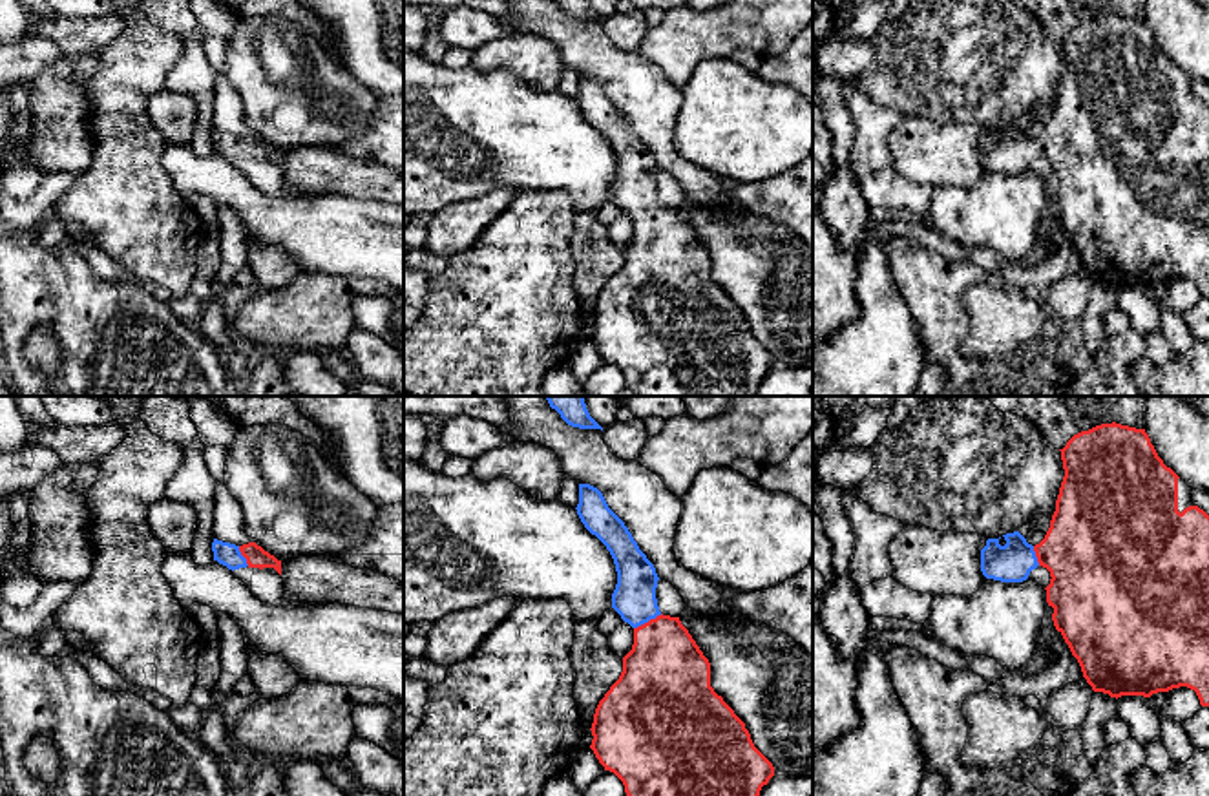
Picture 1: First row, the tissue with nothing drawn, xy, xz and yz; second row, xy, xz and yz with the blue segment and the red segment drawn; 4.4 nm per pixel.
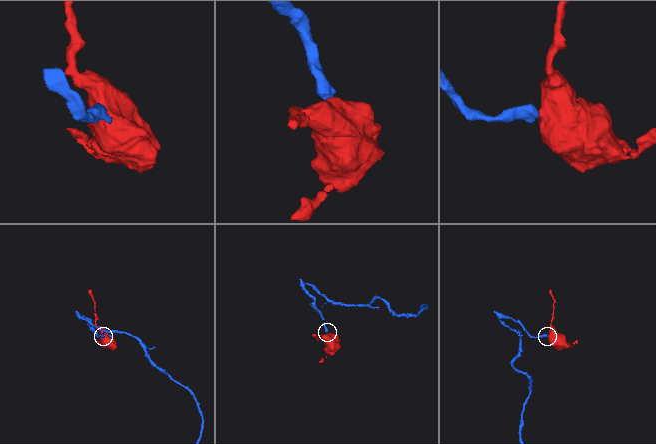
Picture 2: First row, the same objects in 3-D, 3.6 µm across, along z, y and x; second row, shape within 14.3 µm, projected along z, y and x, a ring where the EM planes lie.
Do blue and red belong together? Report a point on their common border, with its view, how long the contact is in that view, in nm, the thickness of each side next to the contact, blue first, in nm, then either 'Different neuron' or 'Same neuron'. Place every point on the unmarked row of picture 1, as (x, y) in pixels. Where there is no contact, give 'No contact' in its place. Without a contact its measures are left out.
Touches blue at xz (647, 212). Shared border 140 nm. Thickness 190 nm (blue) against 380 nm. Same neuron

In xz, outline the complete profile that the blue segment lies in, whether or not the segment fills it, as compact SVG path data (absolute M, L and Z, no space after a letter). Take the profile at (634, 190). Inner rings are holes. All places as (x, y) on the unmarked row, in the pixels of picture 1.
M579 75L575 100L614 150L617 175L612 199L634 219L623 263L594 305L590 340L595 349L623 372L626 389L636 396L756 396L774 358L754 338L745 314L710 278L710 254L679 208L659 203L654 155L597 79Z

